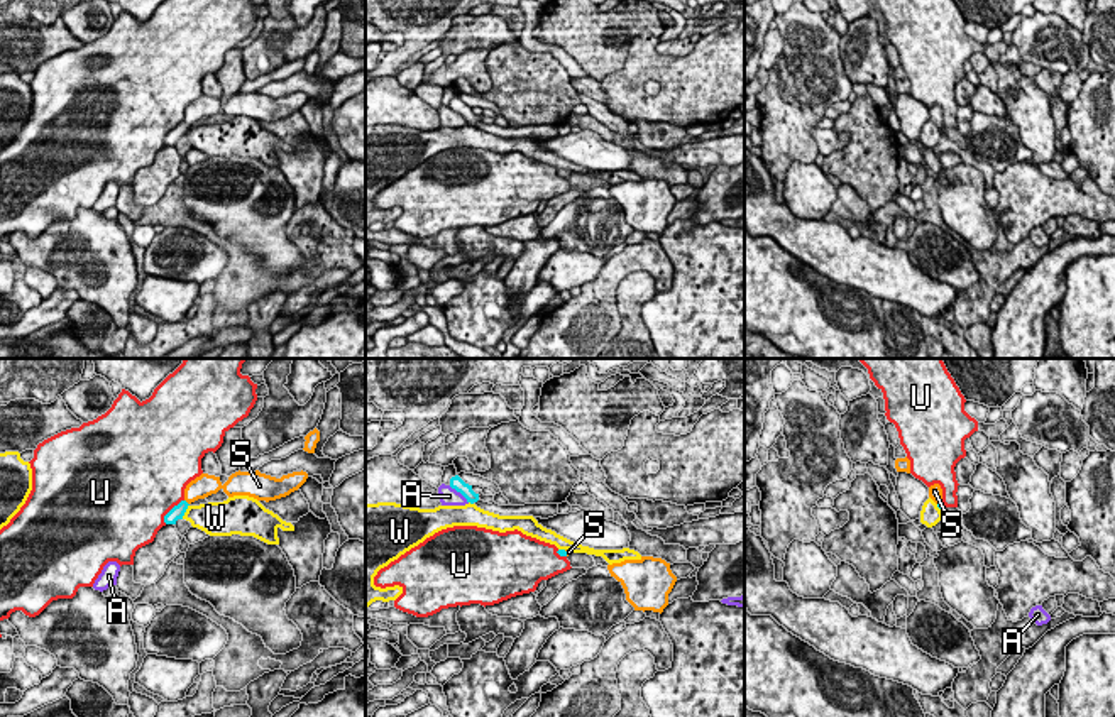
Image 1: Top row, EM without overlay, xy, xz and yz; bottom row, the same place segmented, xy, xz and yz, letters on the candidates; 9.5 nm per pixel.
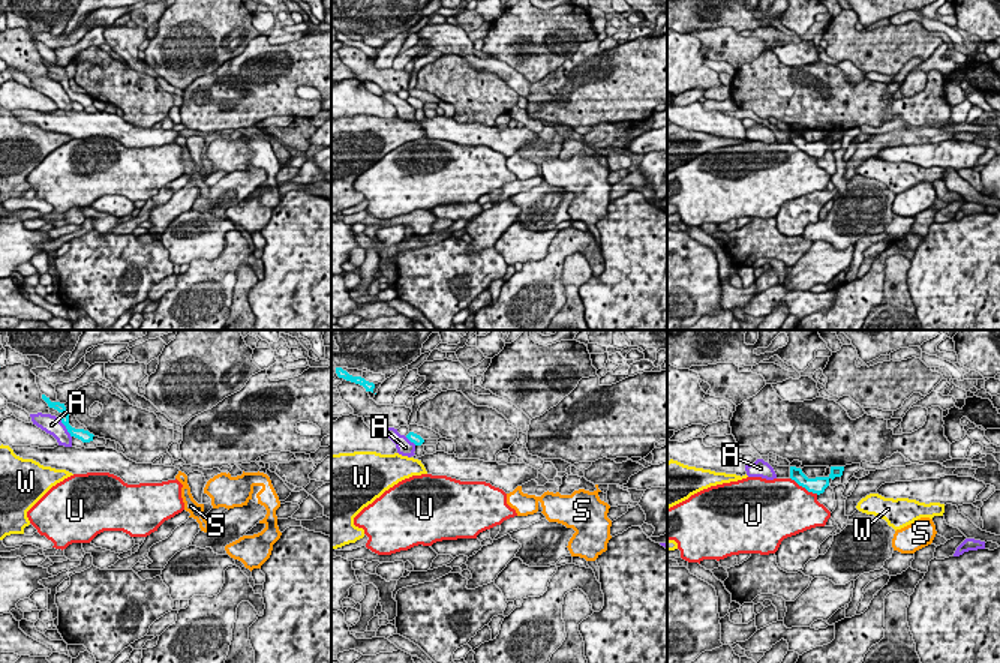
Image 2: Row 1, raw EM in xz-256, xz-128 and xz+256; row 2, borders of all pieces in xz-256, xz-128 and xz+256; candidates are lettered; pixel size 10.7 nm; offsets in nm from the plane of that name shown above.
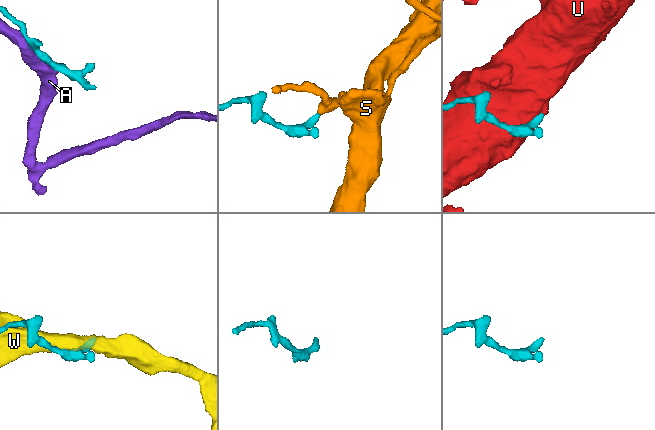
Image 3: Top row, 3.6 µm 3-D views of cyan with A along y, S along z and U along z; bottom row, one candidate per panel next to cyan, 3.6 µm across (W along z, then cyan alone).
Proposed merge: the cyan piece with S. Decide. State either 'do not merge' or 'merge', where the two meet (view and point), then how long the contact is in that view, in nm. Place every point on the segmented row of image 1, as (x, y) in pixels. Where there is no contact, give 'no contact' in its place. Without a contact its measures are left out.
merge; meets cyan in xy at (186, 503); contact 70 nm long

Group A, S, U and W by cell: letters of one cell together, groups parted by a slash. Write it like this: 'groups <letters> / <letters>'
groups A / S / U / W

